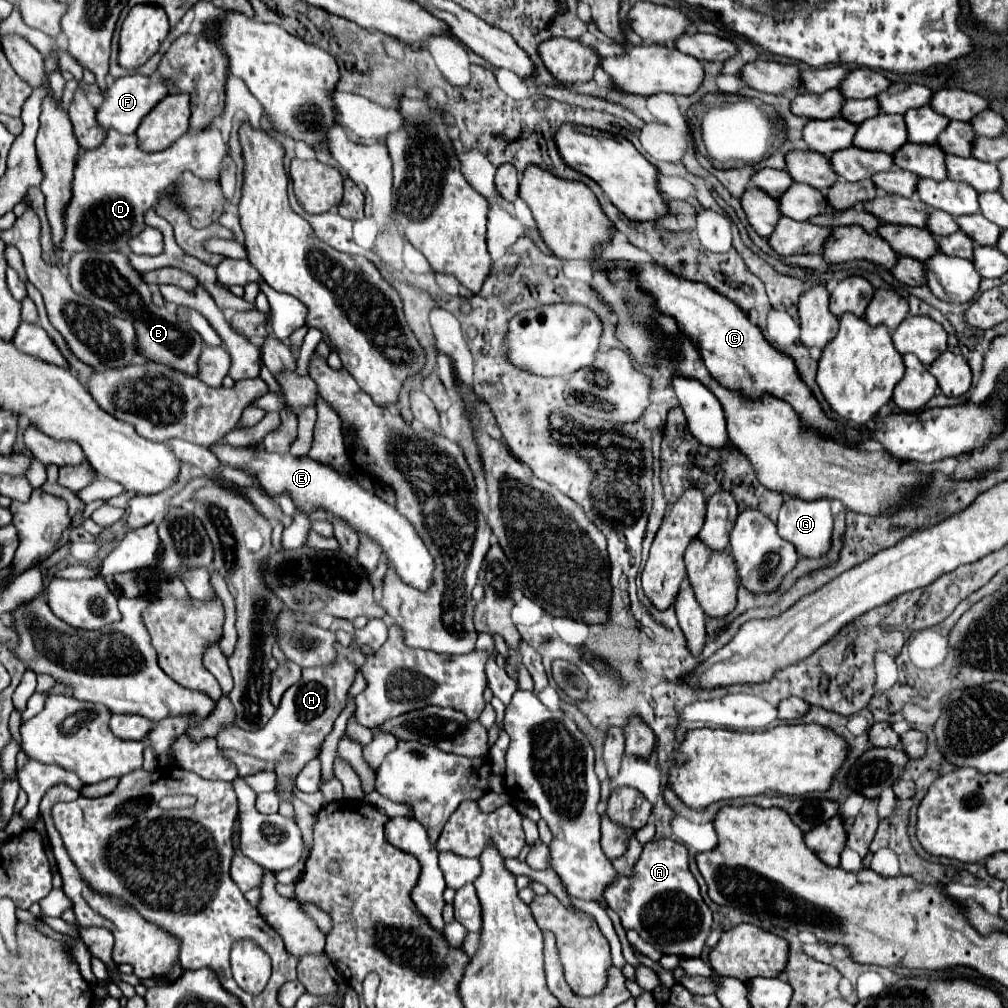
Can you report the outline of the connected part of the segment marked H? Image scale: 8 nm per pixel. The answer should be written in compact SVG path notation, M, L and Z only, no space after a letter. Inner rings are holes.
M339 660L325 668L305 668L301 680L283 694L283 700L277 712L273 714L273 718L267 722L265 728L261 728L259 732L247 732L235 724L223 726L215 736L217 748L251 754L263 760L273 760L279 781L277 788L280 792L280 799L291 803L295 778L309 760L317 758L321 744L325 742L325 736L333 728L335 718L345 708L347 692L353 684L355 672L357 672L355 666L349 664L347 660ZM287 752L291 755L290 757L285 755Z

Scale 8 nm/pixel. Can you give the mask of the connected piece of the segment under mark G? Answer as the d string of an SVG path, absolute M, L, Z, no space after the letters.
M789 498L781 506L777 530L779 530L779 536L783 540L789 540L803 558L821 558L821 556L825 556L831 548L831 530L833 530L833 516L831 516L829 502L827 500L803 502L803 500Z

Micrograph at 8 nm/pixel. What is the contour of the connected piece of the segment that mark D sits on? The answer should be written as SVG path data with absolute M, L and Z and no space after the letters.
M209 124L203 130L187 130L173 146L161 152L141 152L135 134L119 134L109 130L109 144L97 150L84 151L75 166L73 198L65 210L65 240L67 254L97 250L113 252L127 250L129 236L137 236L145 228L143 214L157 202L159 192L181 178L185 170L197 170L197 178L219 182L225 168L227 142L217 126Z

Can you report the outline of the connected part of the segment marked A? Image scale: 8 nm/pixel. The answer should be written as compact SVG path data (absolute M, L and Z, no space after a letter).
M653 840L643 846L643 854L635 864L635 876L619 876L617 884L605 890L607 904L621 918L625 930L635 930L663 954L679 954L697 958L705 946L707 930L711 930L711 910L699 894L699 886L689 872L687 848L675 840Z

